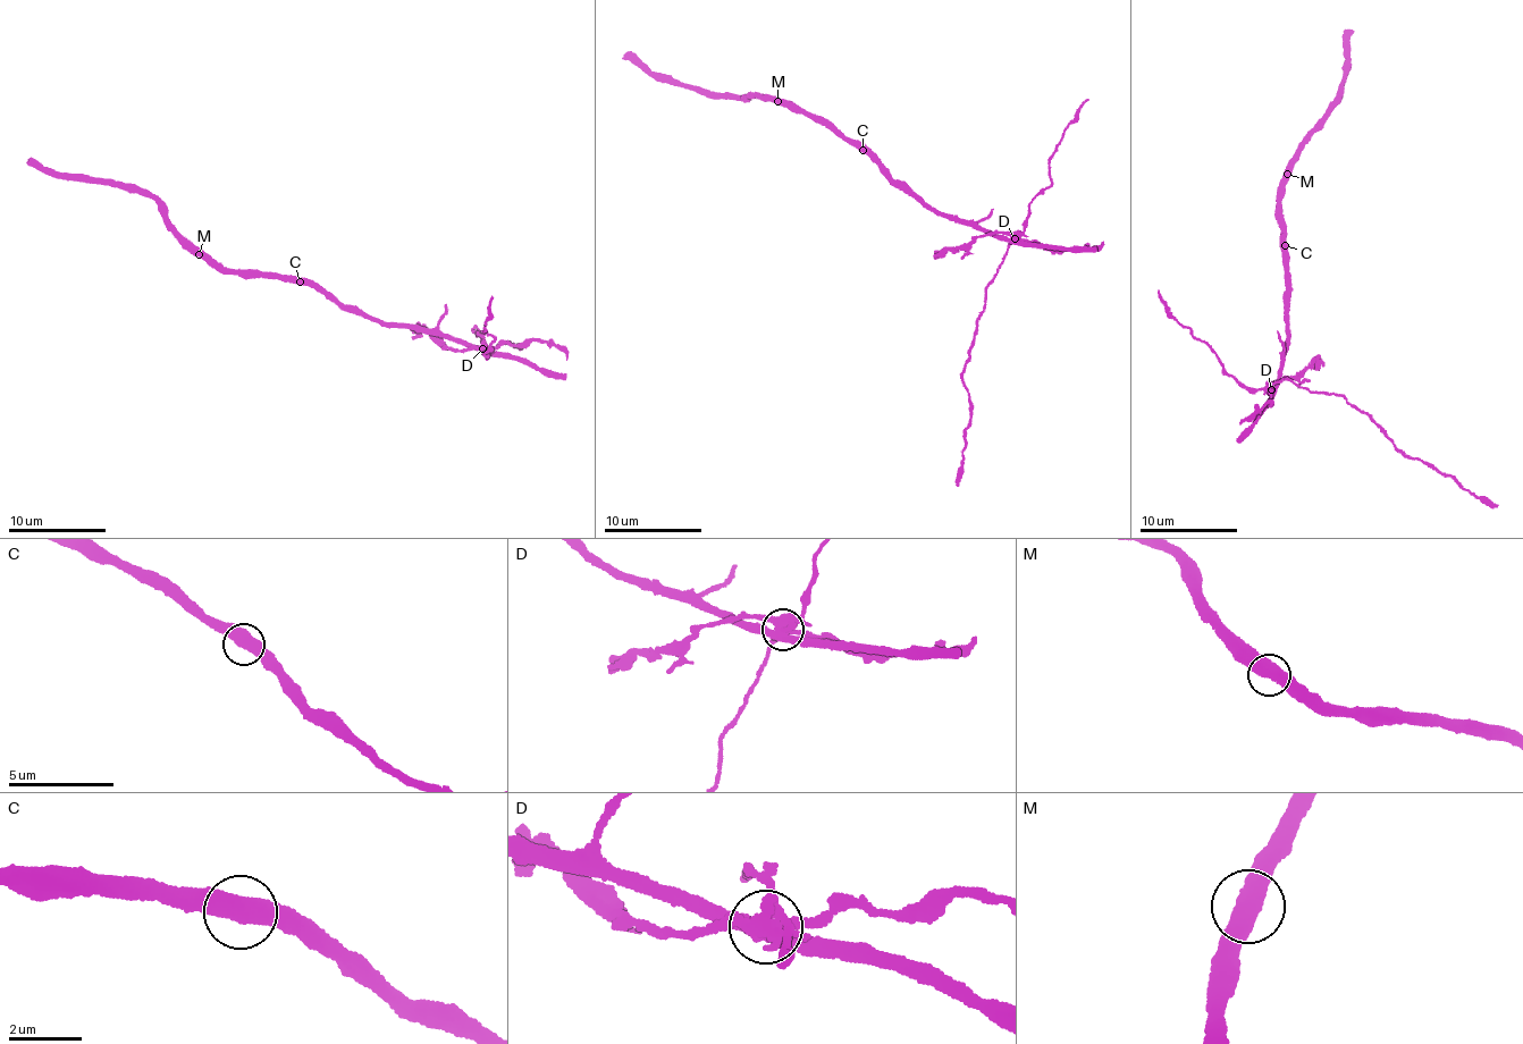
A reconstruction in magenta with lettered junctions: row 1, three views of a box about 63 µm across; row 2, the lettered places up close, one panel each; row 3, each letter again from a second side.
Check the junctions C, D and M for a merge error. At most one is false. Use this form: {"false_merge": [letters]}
{"false_merge": ["D"]}

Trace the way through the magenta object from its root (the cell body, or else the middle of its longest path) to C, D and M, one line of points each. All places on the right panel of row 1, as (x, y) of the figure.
C: (1288, 312), (1292, 276), (1285, 245)
D: (1288, 312), (1288, 336), (1271, 389)
M: (1288, 312), (1292, 276), (1282, 251), (1285, 224), (1279, 200), (1287, 174)

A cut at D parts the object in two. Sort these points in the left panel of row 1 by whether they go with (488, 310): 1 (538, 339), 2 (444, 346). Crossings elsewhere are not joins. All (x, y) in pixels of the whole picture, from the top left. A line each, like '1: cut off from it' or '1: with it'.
1: with it
2: with it

